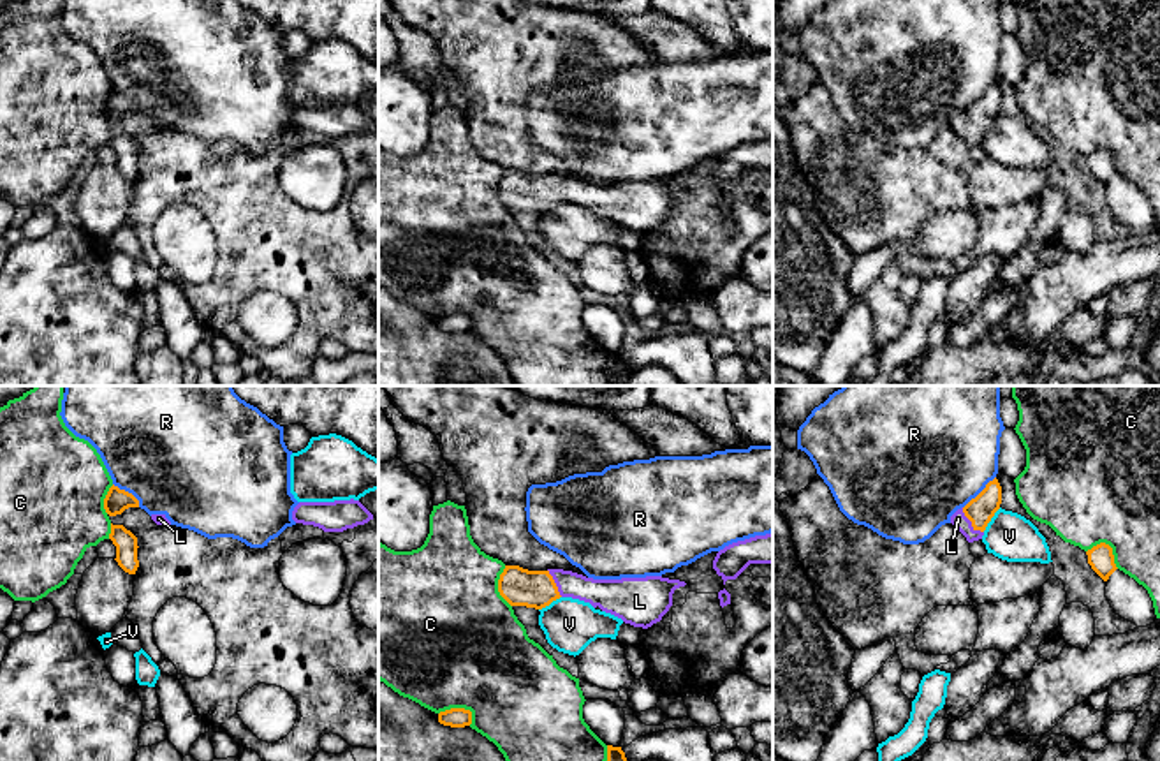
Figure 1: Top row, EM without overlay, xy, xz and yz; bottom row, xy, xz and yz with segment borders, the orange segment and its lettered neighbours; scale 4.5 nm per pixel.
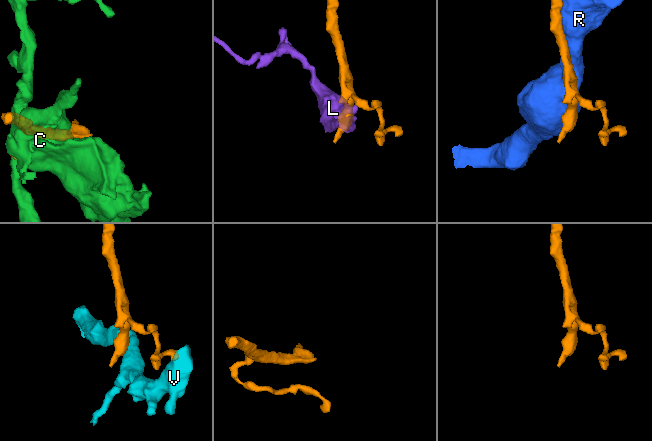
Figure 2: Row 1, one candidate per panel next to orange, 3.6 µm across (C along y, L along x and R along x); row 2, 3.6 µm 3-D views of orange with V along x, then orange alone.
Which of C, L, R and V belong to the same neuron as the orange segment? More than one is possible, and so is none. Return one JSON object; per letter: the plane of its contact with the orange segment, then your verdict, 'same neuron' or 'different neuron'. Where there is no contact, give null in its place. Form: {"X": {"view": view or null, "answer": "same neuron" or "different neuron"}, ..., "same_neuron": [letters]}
{"C": {"view": "xz", "answer": "different neuron"}, "L": {"view": "yz", "answer": "same neuron"}, "R": {"view": "yz", "answer": "different neuron"}, "V": {"view": "yz", "answer": "different neuron"}, "same_neuron": ["L"]}

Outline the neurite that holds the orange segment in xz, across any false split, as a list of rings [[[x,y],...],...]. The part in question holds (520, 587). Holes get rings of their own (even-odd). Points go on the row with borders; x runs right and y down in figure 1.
[[[505,565],[498,592],[510,606],[535,610],[560,597],[572,597],[598,606],[625,624],[648,629],[662,620],[672,606],[674,590],[685,585],[662,576],[593,580],[563,569],[528,571]]]

